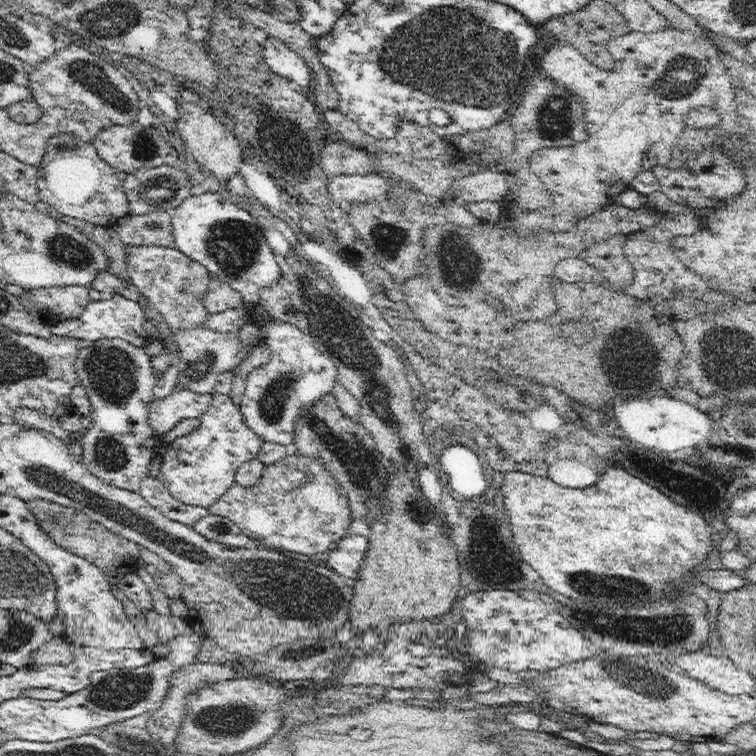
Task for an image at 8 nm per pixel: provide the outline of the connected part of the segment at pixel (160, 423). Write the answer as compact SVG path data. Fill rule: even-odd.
M176 384L166 398L152 401L150 405L150 423L160 436L170 432L184 418L198 418L207 410L211 394L200 394L194 390Z

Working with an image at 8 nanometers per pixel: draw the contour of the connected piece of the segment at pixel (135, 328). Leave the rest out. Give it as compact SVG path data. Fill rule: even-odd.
M116 294L102 300L90 301L86 312L78 319L72 319L61 323L50 324L50 331L54 338L64 338L67 341L76 341L79 345L90 344L102 338L122 338L133 346L143 348L152 343L155 339L150 337L144 328L146 312L142 306Z

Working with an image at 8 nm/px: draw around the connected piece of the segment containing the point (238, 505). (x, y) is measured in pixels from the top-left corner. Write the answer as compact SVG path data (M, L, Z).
M301 451L263 465L262 476L254 486L232 485L214 504L207 507L207 512L235 522L247 537L257 540L263 546L310 554L312 558L324 556L328 568L342 578L356 578L361 568L360 560L368 546L366 536L350 531L354 515L349 494L321 459L310 454L302 454Z

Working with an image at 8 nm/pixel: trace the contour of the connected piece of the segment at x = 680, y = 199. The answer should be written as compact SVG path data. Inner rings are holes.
M724 150L704 151L695 159L685 162L679 169L658 165L653 171L661 182L661 191L673 202L688 206L692 210L722 208L732 198L736 198L746 188L747 183L734 158Z

